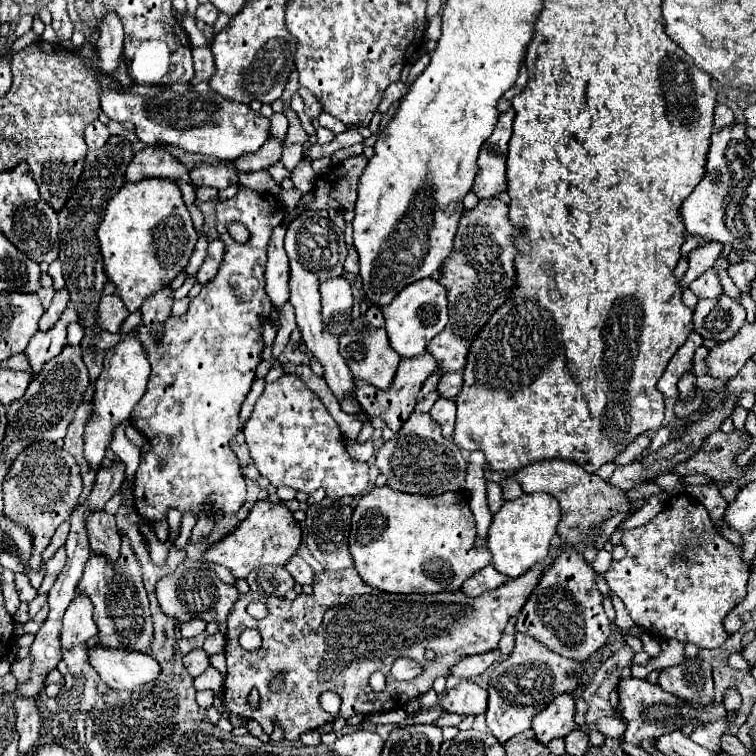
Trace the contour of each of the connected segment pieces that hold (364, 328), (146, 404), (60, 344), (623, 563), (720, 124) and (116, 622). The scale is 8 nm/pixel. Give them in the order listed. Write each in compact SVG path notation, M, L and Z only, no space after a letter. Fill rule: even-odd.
M370 306L366 316L358 316L352 320L348 330L340 336L340 354L344 356L346 364L350 366L354 378L366 380L378 390L388 390L394 376L396 368L400 364L400 354L388 344L388 334L384 328L384 316L378 306Z
M238 186L238 194L230 200L224 200L224 202L218 202L216 204L216 230L218 230L218 238L224 242L224 258L222 258L222 264L220 264L220 270L216 274L214 280L210 280L208 284L202 286L200 294L190 302L186 314L174 318L170 316L164 324L164 334L162 334L162 340L156 342L148 330L148 326L138 326L136 332L144 344L144 348L148 350L148 360L152 364L152 374L150 374L150 382L146 386L146 394L142 396L142 400L134 406L132 410L132 426L136 430L140 430L146 438L150 438L150 444L152 444L152 450L148 454L142 454L140 456L140 466L138 466L138 472L136 472L136 480L134 480L134 506L138 510L138 514L142 518L146 518L148 522L158 522L158 520L164 520L166 518L166 512L170 508L178 508L182 514L188 512L188 510L200 510L200 516L210 516L210 514L224 514L224 516L232 516L238 512L238 508L244 504L244 498L246 498L246 484L244 484L244 476L240 472L240 464L238 464L238 458L236 454L230 450L230 440L234 438L234 434L238 432L238 414L240 414L240 406L246 398L246 394L250 392L252 388L252 382L254 382L254 372L256 372L256 366L262 362L262 350L264 350L264 340L262 340L262 318L270 318L270 312L274 310L272 302L268 300L268 294L264 290L264 268L266 268L266 252L268 252L268 240L270 240L270 232L282 224L286 220L286 206L274 196L274 194L268 194L268 192L256 192L256 190L250 190L246 186ZM234 220L240 220L250 232L252 232L252 238L248 244L236 244L228 232L226 232L226 226ZM210 496L210 504L202 506L204 498Z
M68 302L66 310L62 312L62 318L54 324L54 328L50 332L36 332L36 336L28 342L24 354L28 356L30 362L30 378L34 380L36 376L40 376L42 366L52 360L54 356L58 356L66 344L66 326L70 322L78 320L76 316L76 308L72 308L72 302Z
M680 494L680 496L670 498L668 506L666 506L662 512L658 512L650 522L646 522L644 526L626 530L624 536L622 536L622 546L626 548L626 556L624 556L620 562L614 562L614 564L610 566L610 570L604 574L604 578L606 578L608 586L610 586L610 590L626 604L626 608L628 608L632 620L634 620L640 628L644 628L646 632L650 632L650 634L654 634L654 636L660 636L660 638L674 638L674 640L678 640L678 642L682 642L682 644L692 642L692 644L696 644L696 646L700 646L700 648L718 648L718 646L722 646L722 644L726 642L728 634L724 632L722 620L726 618L726 614L728 614L736 604L740 604L740 602L744 600L744 596L746 596L746 582L748 582L748 576L750 576L750 566L742 560L742 548L740 548L740 546L736 546L736 544L732 544L732 542L728 542L728 540L724 540L716 530L712 530L710 516L708 516L706 508L704 508L700 502L696 502L696 500L694 500L692 496L688 496L688 494Z
M718 104L716 110L714 110L714 128L716 130L722 130L726 126L732 126L734 124L734 114L728 106L724 104Z
M120 532L120 560L108 564L104 556L92 554L84 566L84 574L78 584L78 592L88 596L94 606L94 622L98 626L100 644L108 648L126 648L136 652L146 652L152 642L152 616L148 608L148 596L142 586L142 572L132 546L128 546L128 536Z

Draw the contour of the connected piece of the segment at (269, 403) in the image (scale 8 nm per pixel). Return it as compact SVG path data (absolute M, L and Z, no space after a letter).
M284 374L276 382L266 384L264 394L258 398L254 412L244 428L244 436L246 436L246 444L248 444L254 466L276 488L290 486L306 494L318 488L324 488L326 496L332 500L340 500L346 494L354 498L364 494L364 488L368 484L368 464L358 462L348 454L346 438L340 432L340 426L330 416L330 412L320 402L320 398L296 374Z

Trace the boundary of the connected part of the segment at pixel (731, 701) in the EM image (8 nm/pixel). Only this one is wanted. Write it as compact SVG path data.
M730 686L730 690L724 694L724 708L728 712L738 712L740 710L740 704L742 704L740 692L736 690L736 686Z

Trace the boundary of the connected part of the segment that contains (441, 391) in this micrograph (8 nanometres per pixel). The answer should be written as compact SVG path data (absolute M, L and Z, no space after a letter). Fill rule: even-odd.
M448 372L444 376L440 376L440 382L438 382L438 396L440 398L448 398L452 400L458 390L462 388L462 372Z

